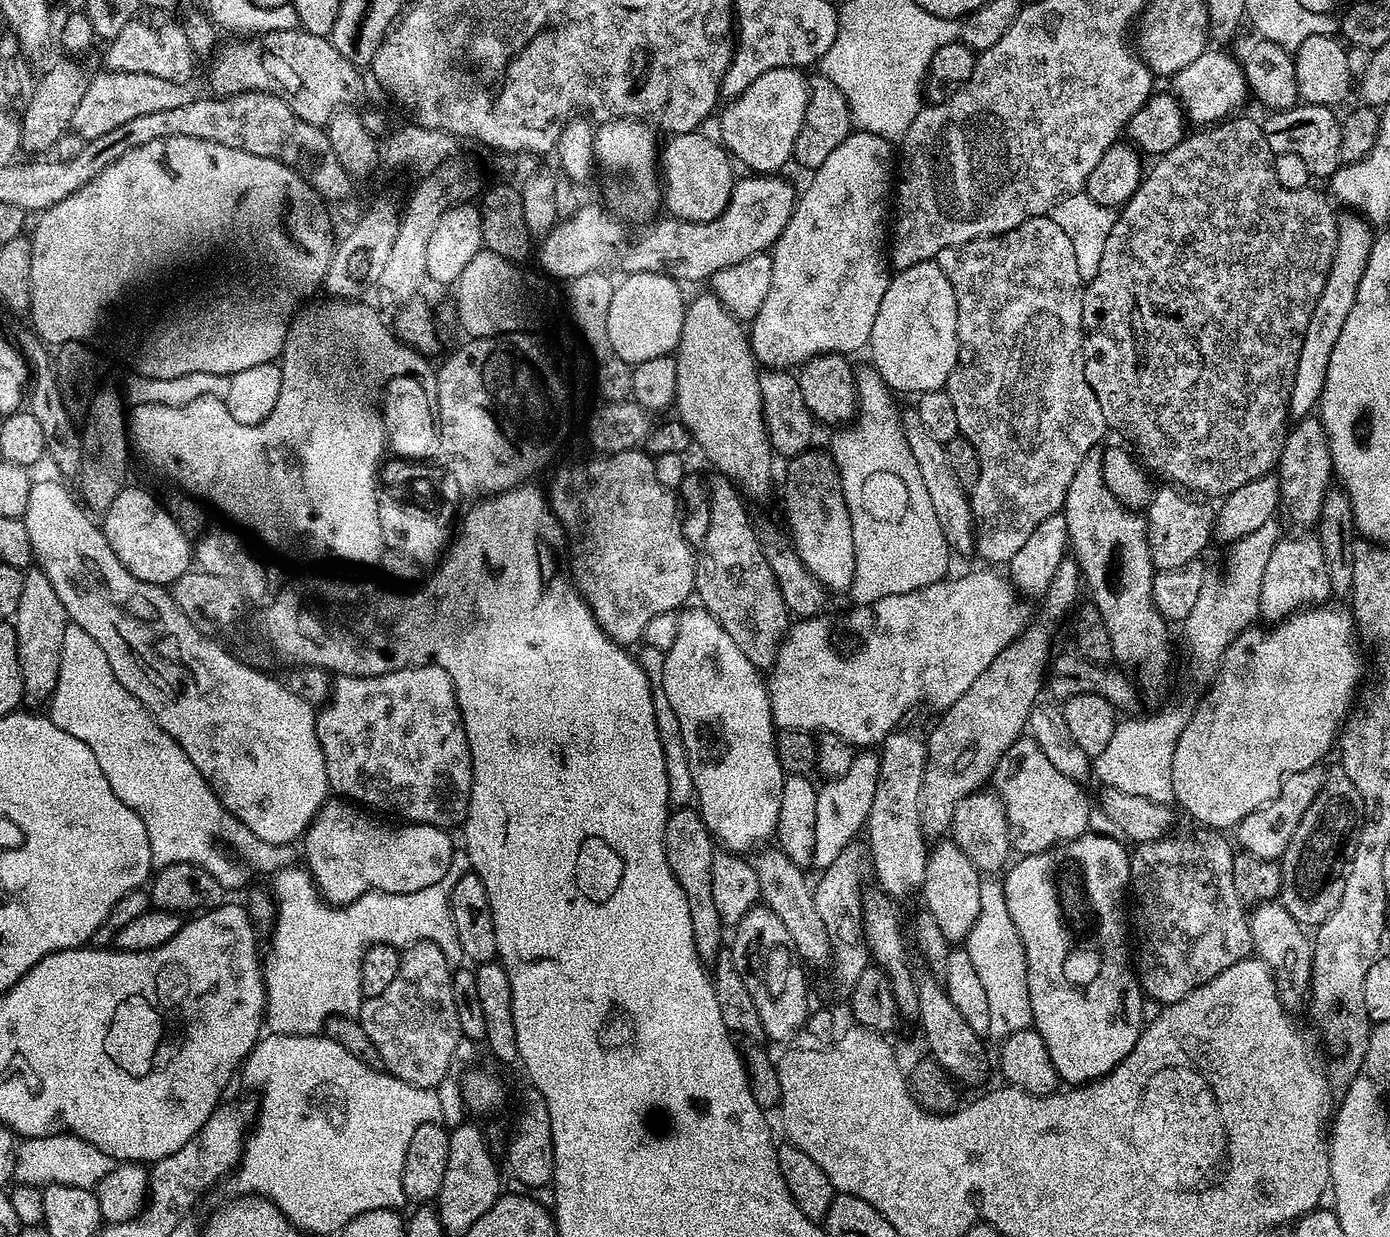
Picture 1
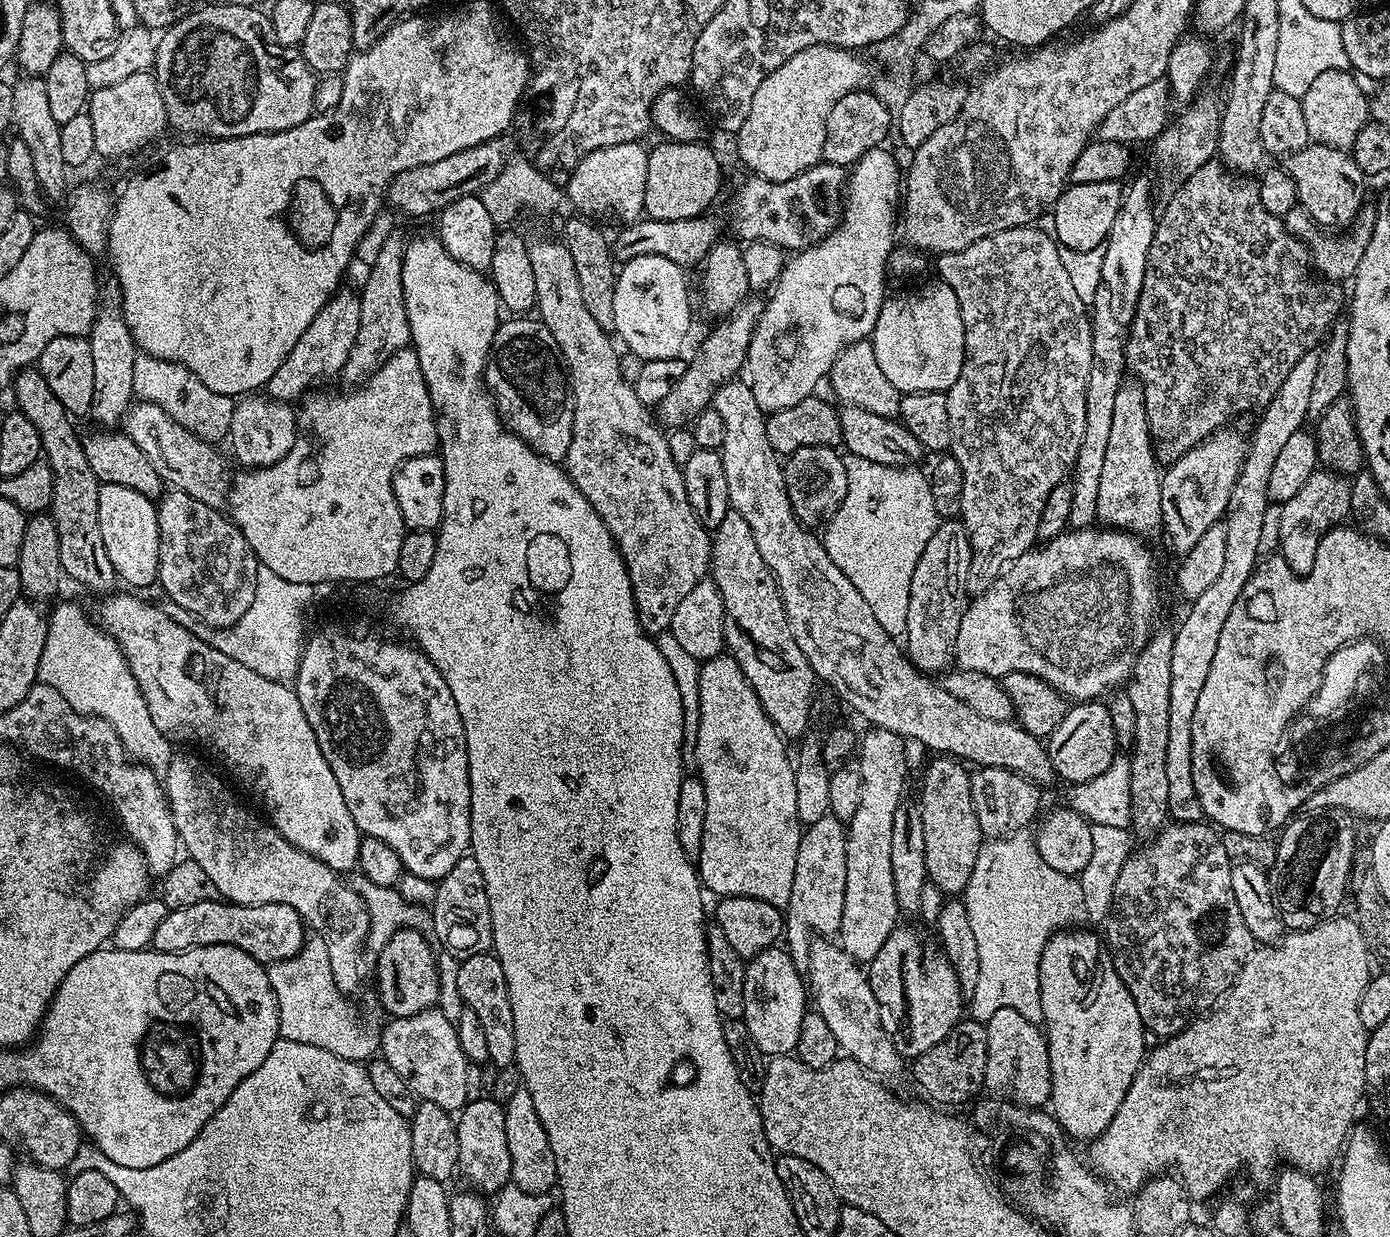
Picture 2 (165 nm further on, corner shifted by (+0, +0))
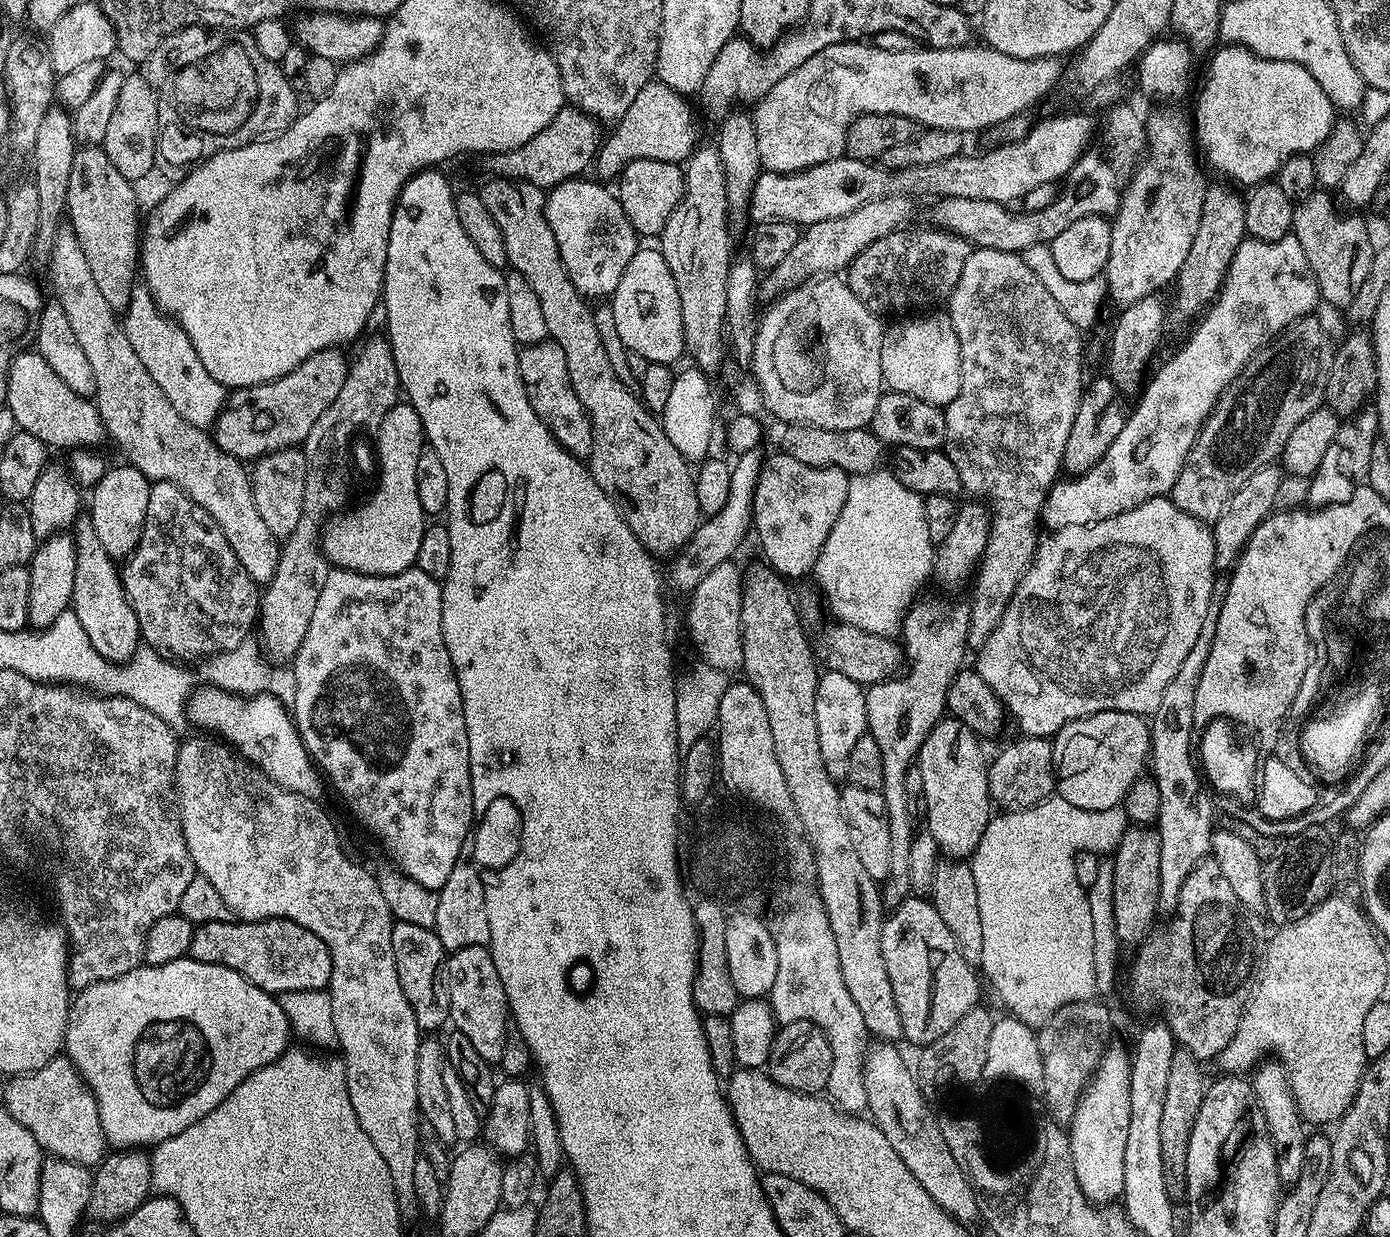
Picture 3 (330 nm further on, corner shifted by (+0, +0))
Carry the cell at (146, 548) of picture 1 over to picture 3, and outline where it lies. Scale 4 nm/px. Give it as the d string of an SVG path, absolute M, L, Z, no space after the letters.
M121 463L121 468L109 467L103 478L91 489L92 513L90 519L106 554L113 558L127 558L138 546L146 522L146 506L150 502L152 484L144 477L142 470L131 464Z

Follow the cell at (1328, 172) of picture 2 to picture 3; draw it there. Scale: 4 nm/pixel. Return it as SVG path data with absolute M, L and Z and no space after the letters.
M1317 190L1295 205L1291 235L1298 238L1302 250L1306 254L1306 262L1310 262L1310 270L1320 287L1321 301L1325 305L1333 304L1340 310L1346 310L1350 306L1350 302L1354 302L1354 294L1358 294L1362 282L1366 282L1366 274L1370 274L1374 243L1372 244L1372 236L1368 233L1367 226L1356 216L1343 216L1336 209L1337 201L1335 199L1332 201L1327 194L1329 194L1327 191Z

